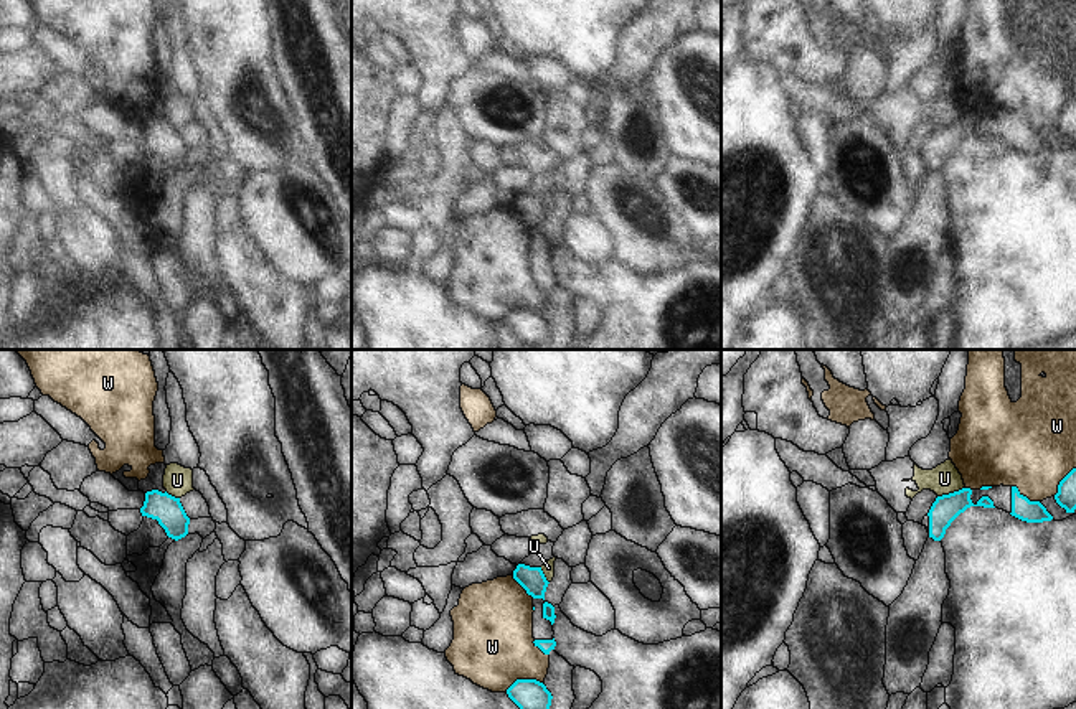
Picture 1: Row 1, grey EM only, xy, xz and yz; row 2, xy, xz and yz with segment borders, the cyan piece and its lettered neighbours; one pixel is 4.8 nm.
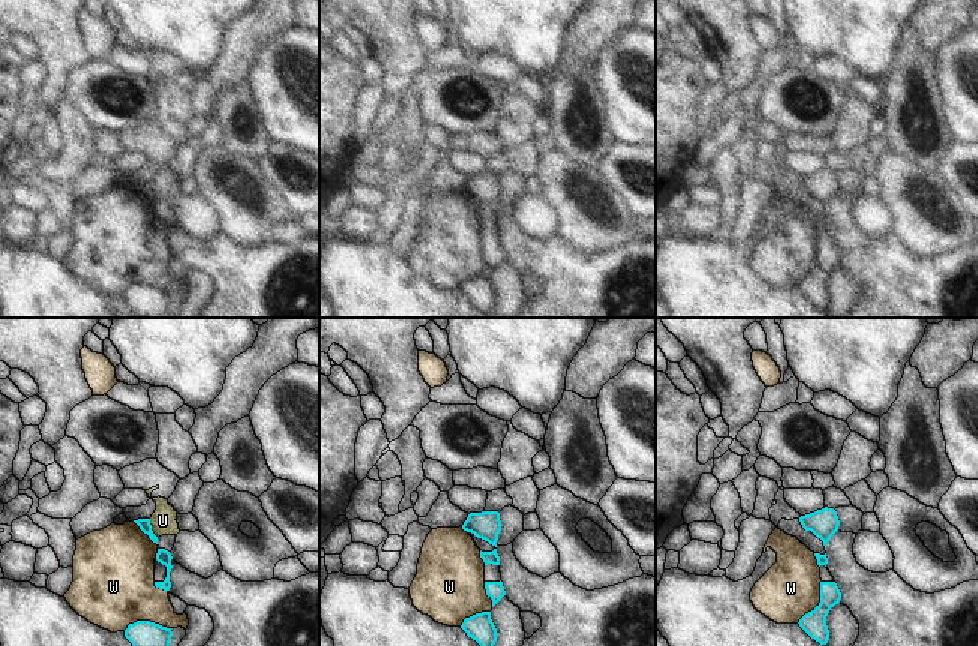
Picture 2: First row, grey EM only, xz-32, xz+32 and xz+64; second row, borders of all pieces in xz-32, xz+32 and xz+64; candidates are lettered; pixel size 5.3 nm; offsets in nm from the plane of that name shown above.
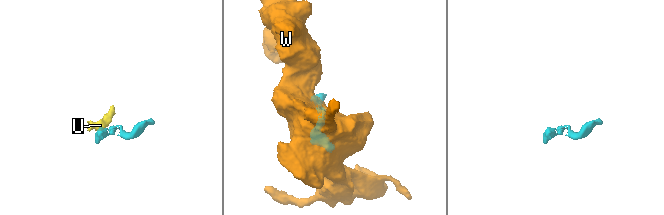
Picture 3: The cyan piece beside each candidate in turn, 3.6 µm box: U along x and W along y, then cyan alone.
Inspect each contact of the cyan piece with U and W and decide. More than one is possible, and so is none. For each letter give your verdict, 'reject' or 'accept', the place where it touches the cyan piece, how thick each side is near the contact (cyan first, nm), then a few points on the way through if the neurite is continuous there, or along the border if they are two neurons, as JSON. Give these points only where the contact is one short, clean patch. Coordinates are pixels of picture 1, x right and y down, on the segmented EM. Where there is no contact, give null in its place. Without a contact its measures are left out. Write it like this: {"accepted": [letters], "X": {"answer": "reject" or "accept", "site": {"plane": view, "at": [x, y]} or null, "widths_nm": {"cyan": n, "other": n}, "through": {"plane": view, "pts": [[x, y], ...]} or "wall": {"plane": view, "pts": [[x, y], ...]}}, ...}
{"accepted": [], "U": {"answer": "reject", "site": {"plane": "yz", "at": [951, 493]}, "widths_nm": {"cyan": 140, "other": 150}, "wall": {"plane": "yz", "pts": [[964, 487], [938, 497]]}}, "W": {"answer": "reject", "site": {"plane": "xz", "at": [523, 680]}, "widths_nm": {"cyan": 140, "other": 400}}}

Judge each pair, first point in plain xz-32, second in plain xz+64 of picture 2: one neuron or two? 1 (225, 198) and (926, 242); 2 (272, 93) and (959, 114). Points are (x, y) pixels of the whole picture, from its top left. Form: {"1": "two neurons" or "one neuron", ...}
{"1": "one neuron", "2": "one neuron"}

